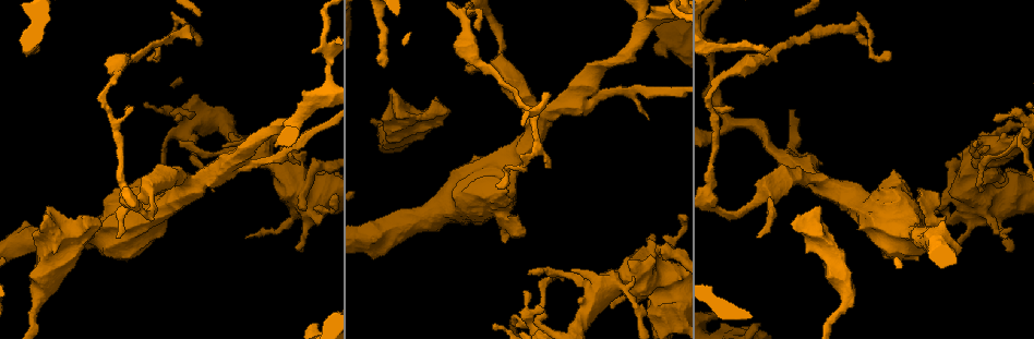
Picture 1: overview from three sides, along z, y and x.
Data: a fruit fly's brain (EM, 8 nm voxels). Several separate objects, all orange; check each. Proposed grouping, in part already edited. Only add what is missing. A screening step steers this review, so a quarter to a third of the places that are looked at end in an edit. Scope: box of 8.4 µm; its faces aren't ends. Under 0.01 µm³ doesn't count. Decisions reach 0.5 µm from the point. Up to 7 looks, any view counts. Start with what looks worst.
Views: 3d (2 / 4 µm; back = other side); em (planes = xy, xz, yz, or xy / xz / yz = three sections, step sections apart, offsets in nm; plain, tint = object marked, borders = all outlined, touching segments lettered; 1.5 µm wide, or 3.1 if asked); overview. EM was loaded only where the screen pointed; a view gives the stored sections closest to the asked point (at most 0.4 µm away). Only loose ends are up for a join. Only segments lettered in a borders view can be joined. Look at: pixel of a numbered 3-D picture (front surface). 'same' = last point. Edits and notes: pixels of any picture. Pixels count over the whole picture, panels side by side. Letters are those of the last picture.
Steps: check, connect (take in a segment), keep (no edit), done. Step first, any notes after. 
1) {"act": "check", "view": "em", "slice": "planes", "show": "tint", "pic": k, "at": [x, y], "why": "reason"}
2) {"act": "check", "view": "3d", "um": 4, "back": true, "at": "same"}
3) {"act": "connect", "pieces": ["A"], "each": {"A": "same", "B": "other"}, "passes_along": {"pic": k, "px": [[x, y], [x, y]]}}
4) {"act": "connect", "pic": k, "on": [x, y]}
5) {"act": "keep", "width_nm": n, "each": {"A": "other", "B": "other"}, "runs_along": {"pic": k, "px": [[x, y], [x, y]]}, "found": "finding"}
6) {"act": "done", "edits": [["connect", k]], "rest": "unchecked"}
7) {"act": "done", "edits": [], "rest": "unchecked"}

{"act": "check", "view": "em", "slice": "xy", "step": 8, "show": "borders", "pic": 1, "at": [432, 127], "why": "free end"}

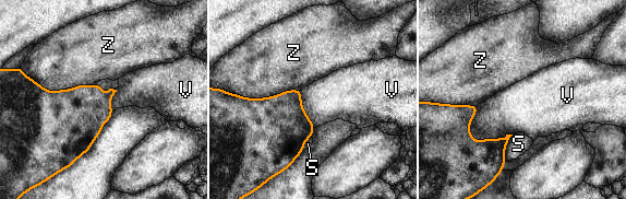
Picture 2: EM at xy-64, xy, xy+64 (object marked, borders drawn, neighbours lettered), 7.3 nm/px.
{"act": "keep", "longest_contact_nm": ["Z", 420], "each": {"S": "other", "V": "other", "Z": "other"}, "found": "none of them fits"}

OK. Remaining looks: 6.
{"act": "check", "view": "3d", "um": 4, "pic": 1, "at": [757, 238]}

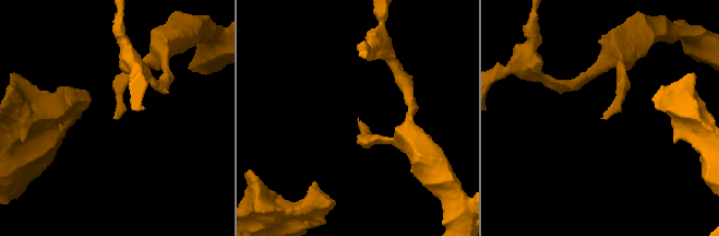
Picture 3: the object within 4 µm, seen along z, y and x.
{"act": "check", "view": "em", "slice": "planes", "show": "borders", "pic": 3, "at": [113, 116]}

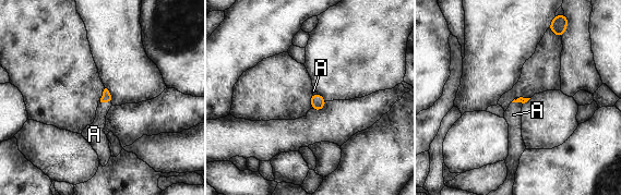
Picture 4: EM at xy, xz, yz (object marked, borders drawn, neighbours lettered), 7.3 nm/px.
{"act": "connect", "pieces": ["A"], "each": {"A": "same"}, "passes_along": {"pic": 4, "px": [[106, 97], [105, 101], [94, 133]]}, "found": "it goes on there"}

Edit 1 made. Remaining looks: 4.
{"act": "check", "view": "3d", "um": 2, "pic": 1, "at": [635, 278], "why": "stops while still wide"}

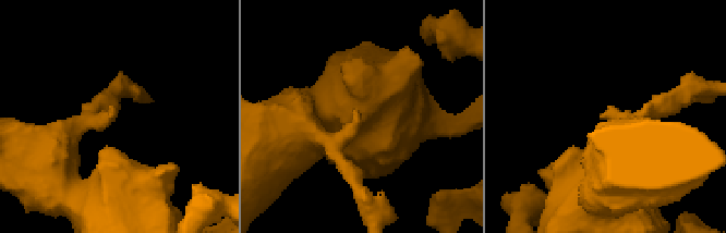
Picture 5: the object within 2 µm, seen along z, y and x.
{"act": "check", "view": "em", "slice": "planes", "show": "borders", "pic": 5, "at": [353, 118], "arm_widths_nm": [170, 420]}

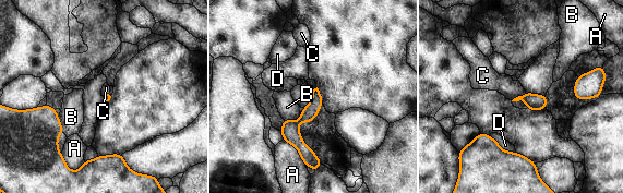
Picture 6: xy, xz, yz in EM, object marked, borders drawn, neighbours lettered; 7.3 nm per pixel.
{"act": "connect", "pieces": ["C"], "each": {"A": "other", "B": "other", "C": "same", "D": "other"}, "passes_along": {"pic": 6, "px": [[536, 103], [518, 96], [490, 79]]}, "found": "it goes on there"}

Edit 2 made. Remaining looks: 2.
{"act": "done", "edits": [["connect", 4], ["connect", 6]], "rest": "unchecked"}

